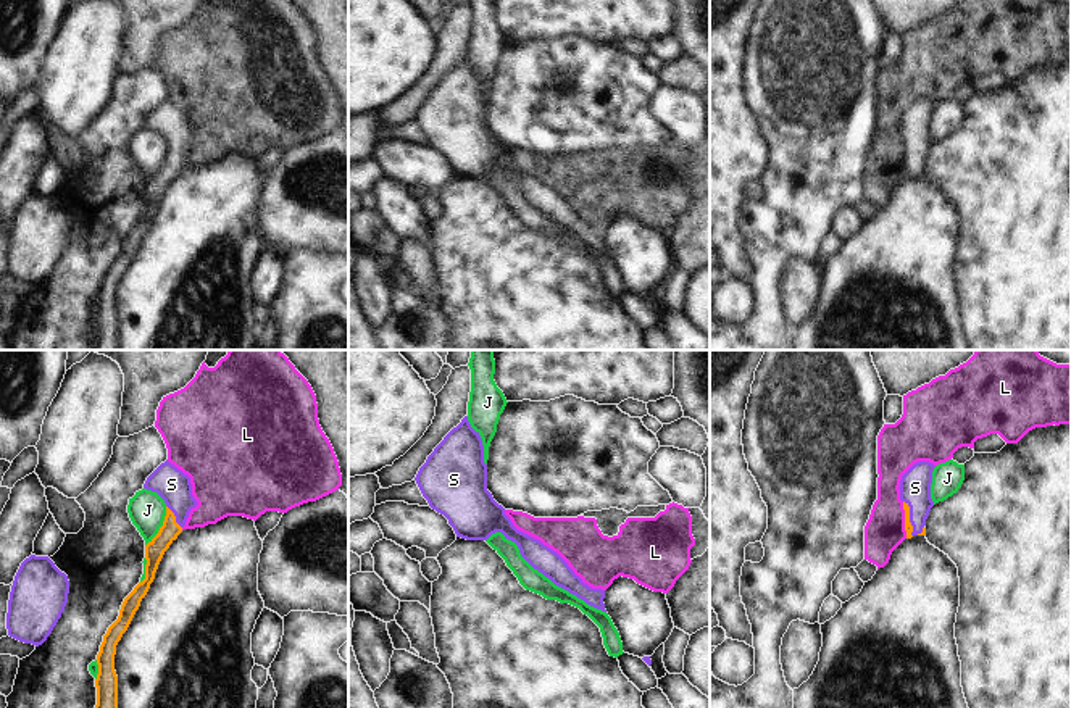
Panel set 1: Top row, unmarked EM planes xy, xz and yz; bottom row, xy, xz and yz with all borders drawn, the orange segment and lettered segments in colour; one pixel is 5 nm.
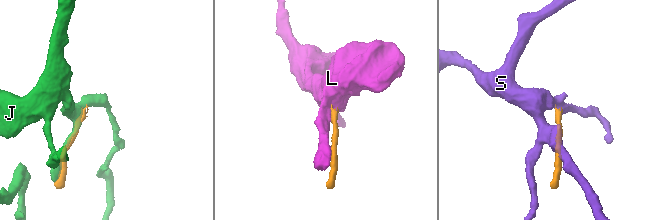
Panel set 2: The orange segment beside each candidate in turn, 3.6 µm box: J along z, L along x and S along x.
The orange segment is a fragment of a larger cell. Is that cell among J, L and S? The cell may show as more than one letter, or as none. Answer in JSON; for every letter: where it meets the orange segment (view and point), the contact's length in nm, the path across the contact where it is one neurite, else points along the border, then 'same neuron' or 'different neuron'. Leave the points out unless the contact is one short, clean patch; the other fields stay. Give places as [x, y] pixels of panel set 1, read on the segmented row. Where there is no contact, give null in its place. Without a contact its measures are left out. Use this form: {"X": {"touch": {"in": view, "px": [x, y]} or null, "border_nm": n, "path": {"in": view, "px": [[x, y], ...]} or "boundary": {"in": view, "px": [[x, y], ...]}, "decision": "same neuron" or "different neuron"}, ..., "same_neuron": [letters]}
{"J": {"touch": {"in": "xy", "px": [162, 526]}, "border_nm": 220, "decision": "different neuron"}, "L": {"touch": {"in": "yz", "px": [905, 520]}, "border_nm": 190, "boundary": {"in": "yz", "px": [[902, 502], [907, 537]]}, "decision": "different neuron"}, "S": {"touch": {"in": "yz", "px": [908, 518]}, "border_nm": 190, "path": {"in": "yz", "px": [[908, 528], [908, 518], [915, 512], [915, 487]]}, "decision": "same neuron"}, "same_neuron": ["S"]}

